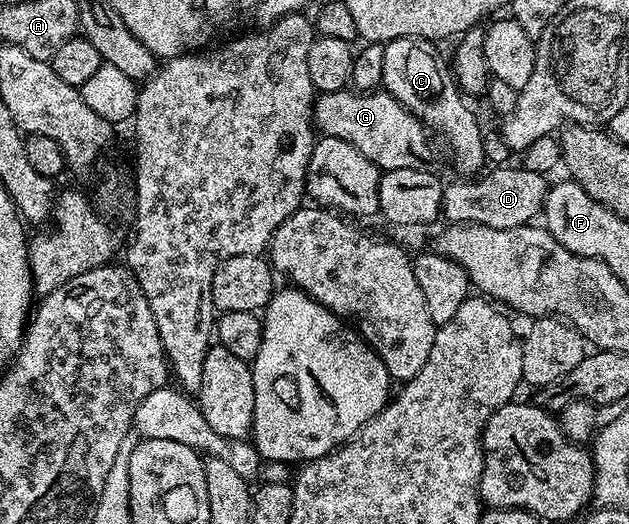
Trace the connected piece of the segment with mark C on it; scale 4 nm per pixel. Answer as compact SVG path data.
M404 37L384 42L383 69L380 84L397 102L415 114L426 129L449 144L453 165L461 175L477 175L486 168L483 139L485 133L475 114L464 101L450 62L426 37Z

